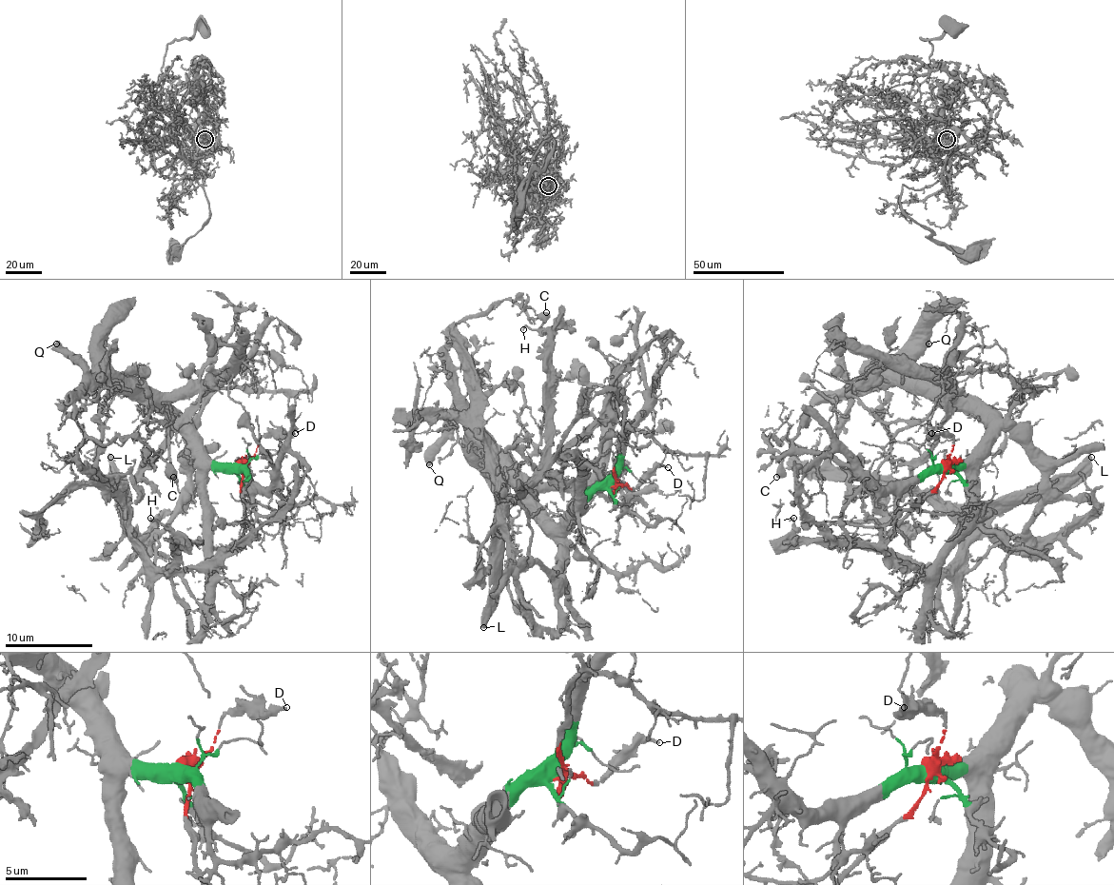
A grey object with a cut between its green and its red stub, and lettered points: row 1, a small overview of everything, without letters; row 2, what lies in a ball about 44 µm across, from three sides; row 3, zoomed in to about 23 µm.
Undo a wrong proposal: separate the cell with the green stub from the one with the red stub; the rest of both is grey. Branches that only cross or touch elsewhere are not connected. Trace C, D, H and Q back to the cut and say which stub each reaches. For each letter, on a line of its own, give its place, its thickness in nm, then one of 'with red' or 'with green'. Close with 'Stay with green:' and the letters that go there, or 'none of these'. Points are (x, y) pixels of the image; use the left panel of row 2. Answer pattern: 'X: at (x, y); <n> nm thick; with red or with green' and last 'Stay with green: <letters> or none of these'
C: at (173, 477); 600 nm thick; with green
D: at (295, 433); 260 nm thick; with red
H: at (150, 518); 120 nm thick; with red
Q: at (56, 344); 460 nm thick; with green
Stay with green: C, Q

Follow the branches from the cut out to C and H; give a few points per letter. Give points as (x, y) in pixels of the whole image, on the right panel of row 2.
C: (945, 465), (960, 465), (986, 428), (877, 384), (815, 402), (778, 443), (763, 437), (783, 459), (776, 476)
H: (945, 465), (943, 481), (886, 544), (901, 566), (916, 570), (859, 542), (803, 542), (793, 518)

